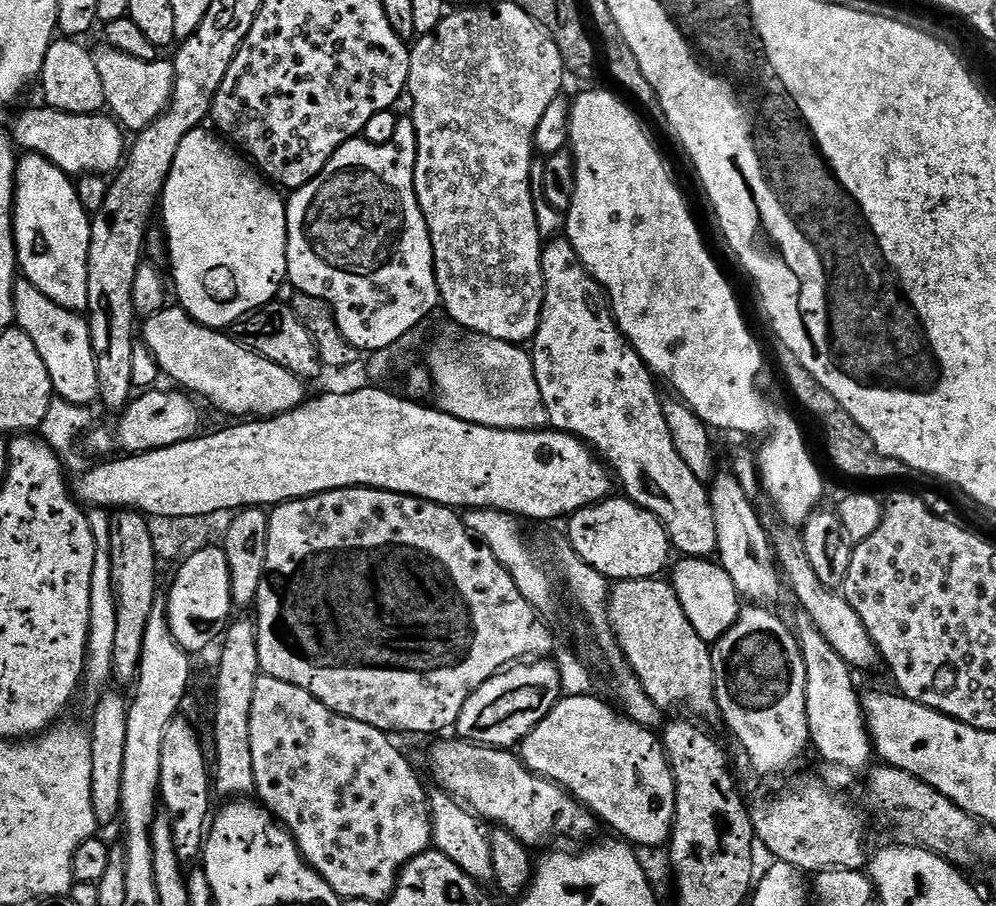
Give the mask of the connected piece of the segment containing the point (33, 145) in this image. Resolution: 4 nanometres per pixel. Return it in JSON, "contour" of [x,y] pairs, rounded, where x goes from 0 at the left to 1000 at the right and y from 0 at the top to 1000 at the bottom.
{"contour":[[[47,117],[39,118],[18,125],[10,140],[10,149],[21,164],[24,162],[24,166],[54,179],[58,188],[73,196],[112,192],[126,180],[127,146],[111,127],[66,126]]]}

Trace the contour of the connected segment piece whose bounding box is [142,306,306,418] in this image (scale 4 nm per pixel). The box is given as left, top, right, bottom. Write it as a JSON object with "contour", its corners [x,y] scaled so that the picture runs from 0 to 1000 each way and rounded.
{"contour":[[[166,338],[159,347],[148,350],[144,358],[143,379],[160,409],[186,434],[196,435],[202,443],[210,442],[219,454],[237,459],[233,461],[281,459],[307,440],[307,424],[300,415],[243,383],[228,365],[200,358],[180,338]]]}

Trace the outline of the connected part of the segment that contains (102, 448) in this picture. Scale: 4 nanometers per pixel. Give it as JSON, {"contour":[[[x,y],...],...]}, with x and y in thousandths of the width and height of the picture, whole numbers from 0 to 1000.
{"contour":[[[145,430],[130,442],[129,449],[119,456],[120,465],[117,466],[113,477],[99,470],[89,472],[84,479],[82,494],[84,493],[92,503],[100,503],[96,506],[111,504],[115,500],[112,498],[115,497],[116,490],[121,494],[119,497],[121,500],[140,501],[160,494],[170,494],[184,486],[192,486],[202,476],[201,455],[197,451],[198,443],[192,436],[181,430],[157,432]]]}

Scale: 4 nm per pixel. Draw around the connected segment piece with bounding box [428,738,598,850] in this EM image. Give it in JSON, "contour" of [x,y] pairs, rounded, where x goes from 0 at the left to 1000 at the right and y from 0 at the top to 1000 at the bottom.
{"contour":[[[450,815],[439,816],[442,818],[430,830],[430,852],[441,873],[457,879],[483,906],[512,916],[532,938],[544,935],[553,923],[597,921],[598,902],[565,870],[545,857],[537,857],[517,829],[487,826],[461,815],[446,816]]]}

